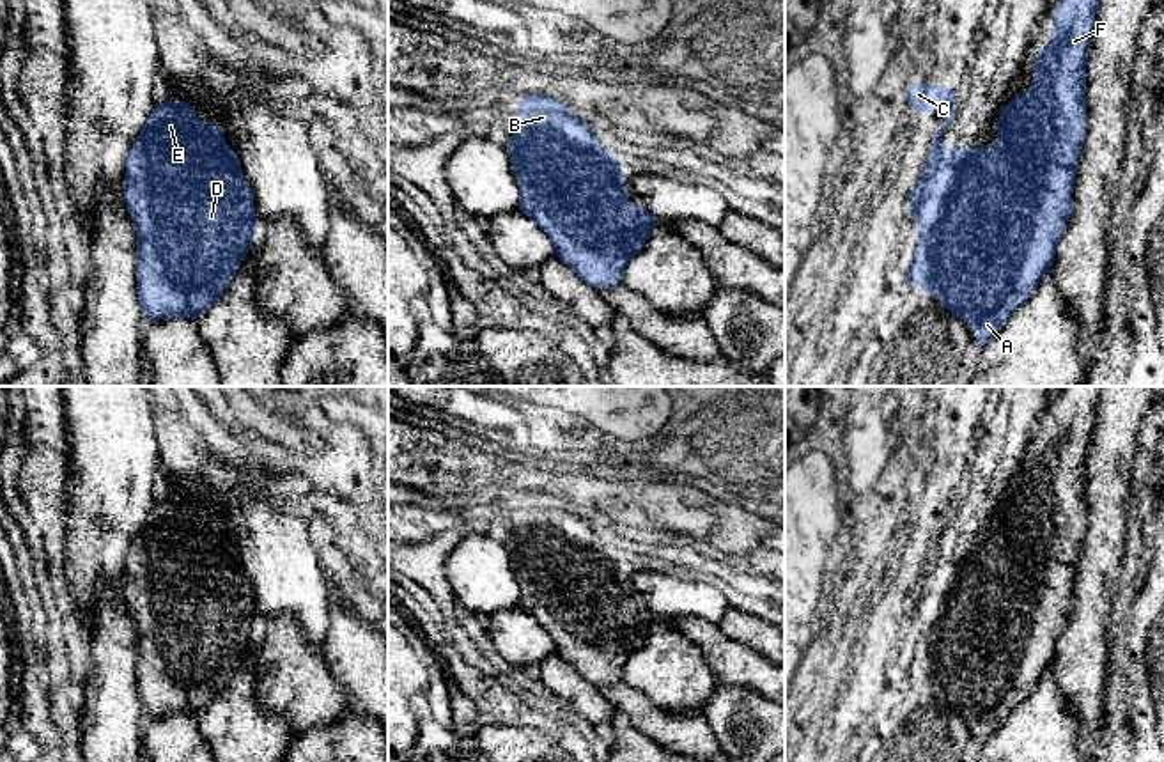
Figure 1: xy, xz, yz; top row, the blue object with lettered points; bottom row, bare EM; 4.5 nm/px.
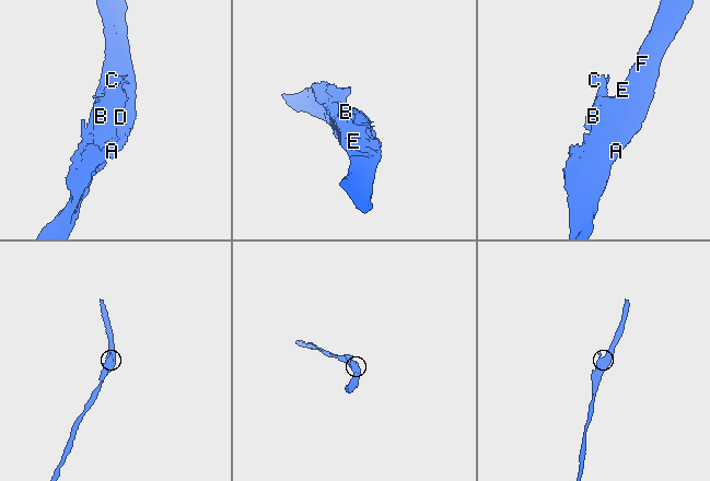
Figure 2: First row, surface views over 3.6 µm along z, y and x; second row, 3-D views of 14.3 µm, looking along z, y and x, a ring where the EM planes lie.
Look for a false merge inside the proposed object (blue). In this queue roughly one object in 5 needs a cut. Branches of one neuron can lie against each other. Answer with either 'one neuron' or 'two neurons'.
one neuron

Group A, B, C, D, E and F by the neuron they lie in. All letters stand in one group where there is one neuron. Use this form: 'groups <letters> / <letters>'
groups A B C D E F

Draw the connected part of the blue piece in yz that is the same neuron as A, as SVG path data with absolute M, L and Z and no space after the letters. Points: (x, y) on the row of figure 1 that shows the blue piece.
M1059 0L1054 9L1054 27L1051 35L1051 46L1049 48L1036 48L1036 66L1033 69L1033 83L1029 87L1028 94L1017 94L1013 101L1005 103L1005 110L997 113L997 145L996 147L943 147L941 136L943 133L951 126L957 115L957 92L948 83L939 83L932 87L923 85L923 76L916 76L914 82L909 87L909 103L907 110L911 112L941 112L946 117L946 122L939 126L934 140L930 142L927 163L923 167L923 174L920 181L911 190L905 211L911 211L914 214L914 220L920 225L918 234L918 245L914 248L912 264L909 268L907 278L902 282L904 285L914 285L923 284L927 287L927 294L932 299L943 299L944 307L960 321L966 323L966 326L974 324L976 326L976 340L974 346L978 351L982 351L990 338L1001 330L1001 326L1012 317L1012 314L1026 303L1033 294L1040 280L1045 273L1051 271L1051 266L1056 259L1056 246L1058 241L1070 220L1072 214L1072 191L1077 174L1077 161L1081 145L1086 138L1086 58L1091 44L1091 35L1095 28L1095 12L1100 0Z

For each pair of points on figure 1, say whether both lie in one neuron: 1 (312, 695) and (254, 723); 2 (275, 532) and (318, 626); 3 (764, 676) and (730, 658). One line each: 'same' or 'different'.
1: different
2: same
3: same

